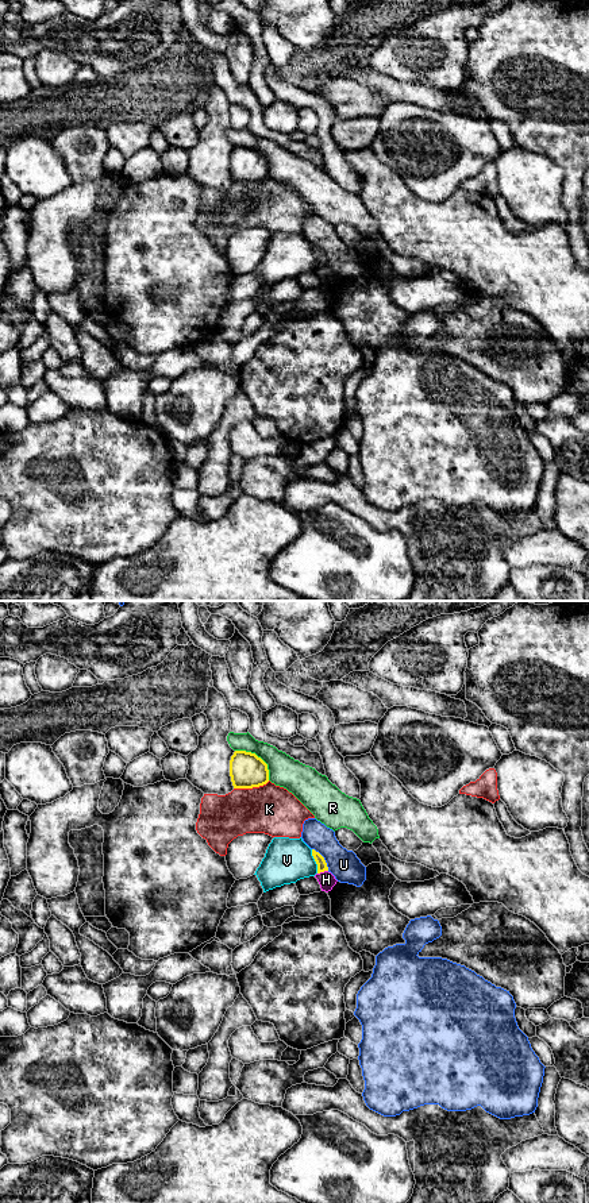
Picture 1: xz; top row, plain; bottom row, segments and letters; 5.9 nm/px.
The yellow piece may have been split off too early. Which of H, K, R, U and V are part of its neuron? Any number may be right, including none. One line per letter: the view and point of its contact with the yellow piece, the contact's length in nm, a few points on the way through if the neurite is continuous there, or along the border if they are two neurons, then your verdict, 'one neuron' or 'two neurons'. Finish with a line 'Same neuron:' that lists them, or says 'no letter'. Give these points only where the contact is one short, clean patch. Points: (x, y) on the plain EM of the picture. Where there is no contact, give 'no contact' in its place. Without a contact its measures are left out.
H: xz (322, 266) | 70 nm | along xz (327, 265), (318, 269) | two neurons
K: xz (251, 182) | 220 nm | two neurons
R: xz (257, 151) | 280 nm | along xz (235, 145), (254, 147), (266, 159), (269, 174) | two neurons
U: xz (323, 254) | 170 nm | two neurons
V: xz (315, 255) | 150 nm | two neurons
Same neuron: no letter

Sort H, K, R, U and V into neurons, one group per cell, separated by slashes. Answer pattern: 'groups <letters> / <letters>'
groups H / K / R / U / V

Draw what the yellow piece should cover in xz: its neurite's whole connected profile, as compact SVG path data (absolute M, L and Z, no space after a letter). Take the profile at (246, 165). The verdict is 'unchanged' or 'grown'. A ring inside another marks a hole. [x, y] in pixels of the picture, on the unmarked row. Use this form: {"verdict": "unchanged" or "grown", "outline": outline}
{"verdict": "unchanged", "outline": "M235 146L230 155L234 184L253 184L269 177L267 159L255 149Z"}

